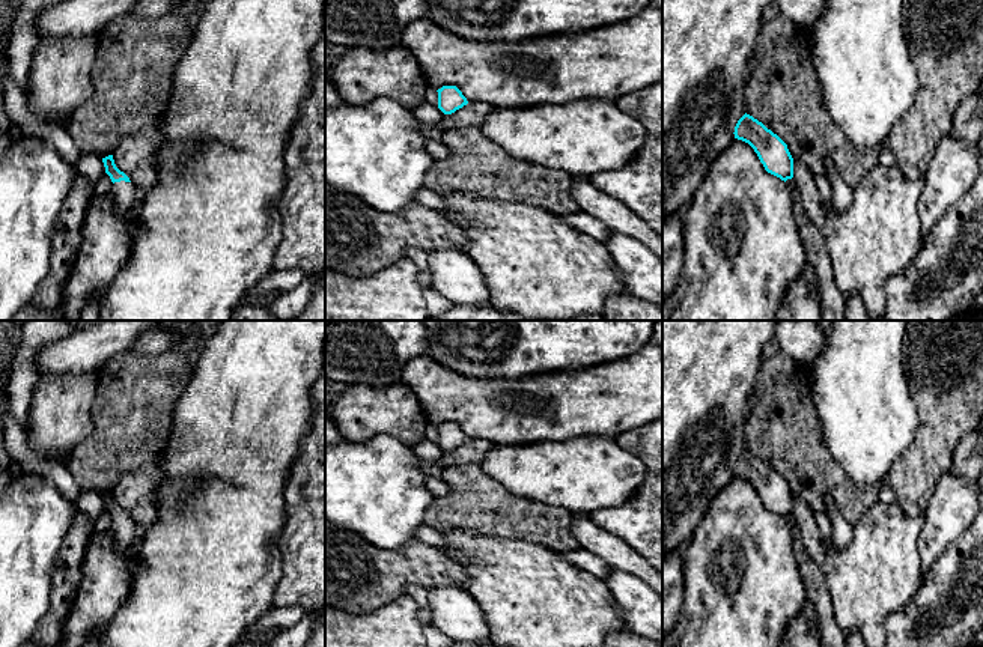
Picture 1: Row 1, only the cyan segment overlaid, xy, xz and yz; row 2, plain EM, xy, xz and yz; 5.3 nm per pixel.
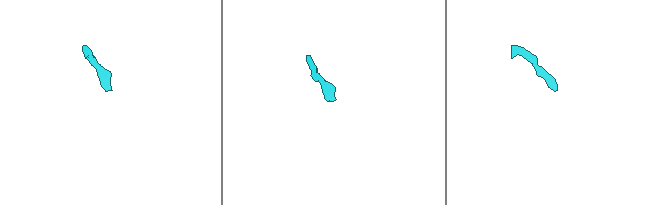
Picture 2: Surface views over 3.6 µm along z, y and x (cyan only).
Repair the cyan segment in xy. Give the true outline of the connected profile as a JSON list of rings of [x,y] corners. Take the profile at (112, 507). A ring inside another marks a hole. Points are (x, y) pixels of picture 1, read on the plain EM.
[[[113,492],[102,495],[102,500],[105,504],[105,510],[113,519],[110,530],[114,536],[114,548],[119,552],[132,551],[137,543],[140,528],[137,528],[129,515],[116,504]]]

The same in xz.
[[[443,423],[438,429],[438,445],[444,451],[452,451],[468,441],[467,435],[456,423]]]

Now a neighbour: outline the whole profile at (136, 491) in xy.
[[[160,457],[120,477],[113,491],[116,504],[143,530],[157,519],[155,494],[163,480]]]

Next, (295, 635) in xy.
[[[322,609],[304,612],[303,618],[291,627],[274,632],[269,647],[303,647],[316,626]]]

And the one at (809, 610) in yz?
[[[810,600],[804,602],[804,606],[801,609],[801,612],[804,614],[804,617],[813,623],[813,632],[816,635],[820,635],[820,624],[819,624],[819,615],[816,612],[814,605]]]

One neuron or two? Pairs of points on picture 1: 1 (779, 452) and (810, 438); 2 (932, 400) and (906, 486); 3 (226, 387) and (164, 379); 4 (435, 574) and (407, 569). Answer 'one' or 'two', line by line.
1: one
2: one
3: two
4: one

